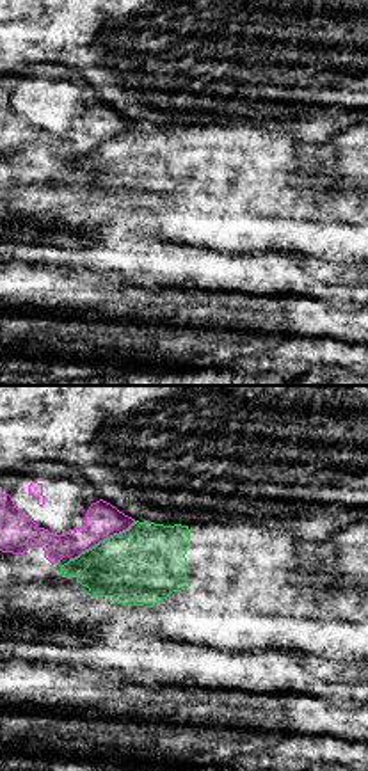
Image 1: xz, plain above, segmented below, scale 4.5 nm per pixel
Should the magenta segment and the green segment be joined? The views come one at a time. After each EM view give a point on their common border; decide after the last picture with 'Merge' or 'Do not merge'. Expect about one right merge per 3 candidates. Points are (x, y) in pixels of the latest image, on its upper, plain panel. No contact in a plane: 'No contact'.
Touches magenta at (102, 143)

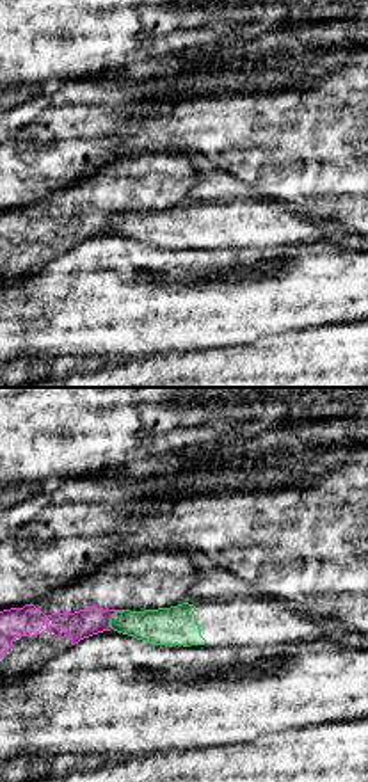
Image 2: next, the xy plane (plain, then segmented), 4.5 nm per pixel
Touches magenta at (112, 215)

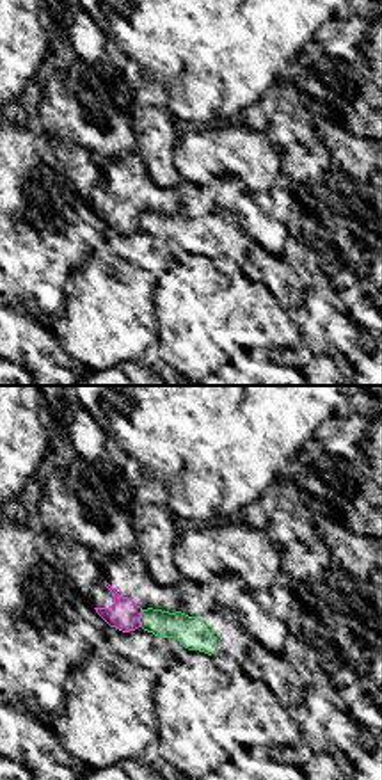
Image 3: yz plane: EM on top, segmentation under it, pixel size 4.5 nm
Touches magenta at (139, 219)

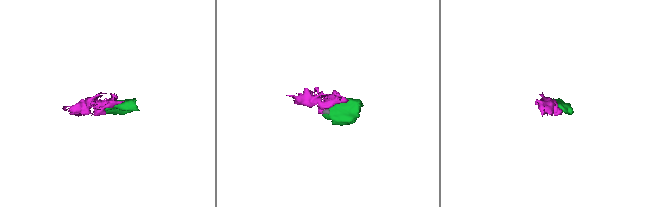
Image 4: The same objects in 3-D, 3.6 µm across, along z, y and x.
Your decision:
Do not merge

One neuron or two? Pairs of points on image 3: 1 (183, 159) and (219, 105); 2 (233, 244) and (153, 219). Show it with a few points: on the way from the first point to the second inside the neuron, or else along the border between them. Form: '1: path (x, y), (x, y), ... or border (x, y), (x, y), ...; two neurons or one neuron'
1: border (214, 125), (198, 130); two neurons
2: path (214, 235), (194, 235), (173, 226); one neuron

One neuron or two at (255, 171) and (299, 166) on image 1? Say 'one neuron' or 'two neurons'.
one neuron

